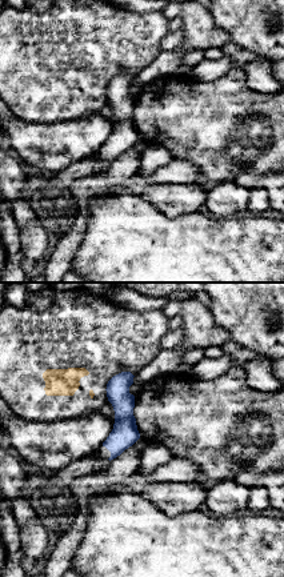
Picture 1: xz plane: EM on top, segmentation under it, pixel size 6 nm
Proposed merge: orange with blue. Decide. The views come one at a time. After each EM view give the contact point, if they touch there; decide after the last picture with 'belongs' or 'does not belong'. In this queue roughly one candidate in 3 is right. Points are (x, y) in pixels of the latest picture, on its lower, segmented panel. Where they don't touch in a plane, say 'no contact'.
no contact

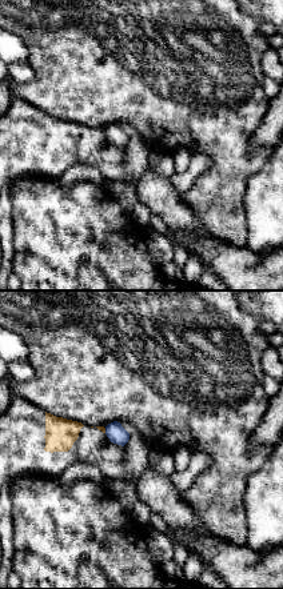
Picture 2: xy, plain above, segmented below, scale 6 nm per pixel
contact (104, 431)

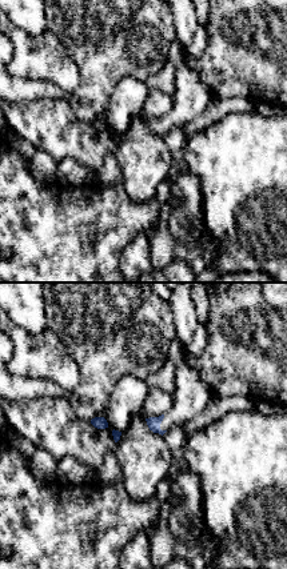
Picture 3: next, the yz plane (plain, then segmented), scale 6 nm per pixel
no contact

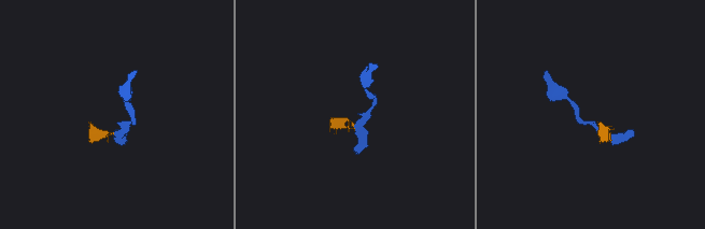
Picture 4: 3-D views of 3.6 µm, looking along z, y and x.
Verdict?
does not belong

